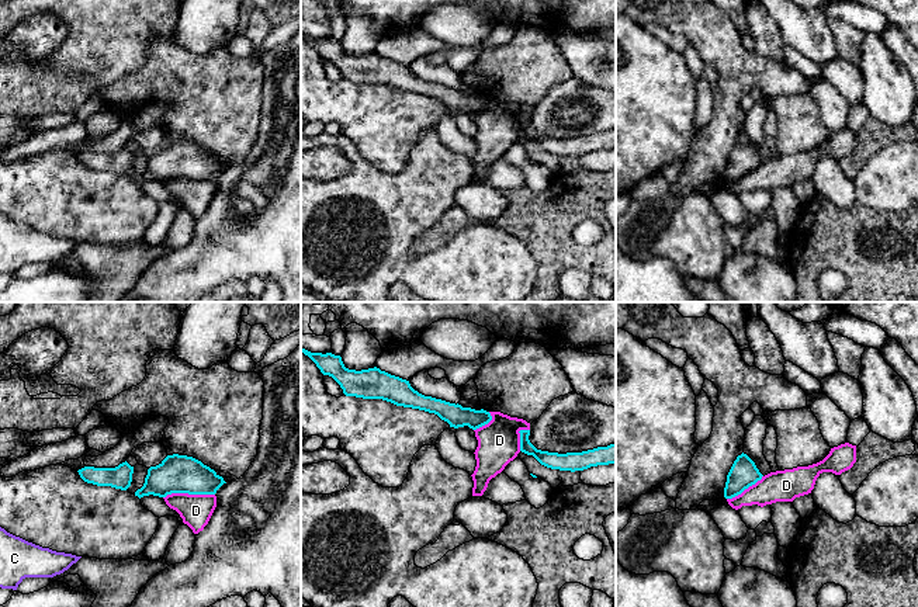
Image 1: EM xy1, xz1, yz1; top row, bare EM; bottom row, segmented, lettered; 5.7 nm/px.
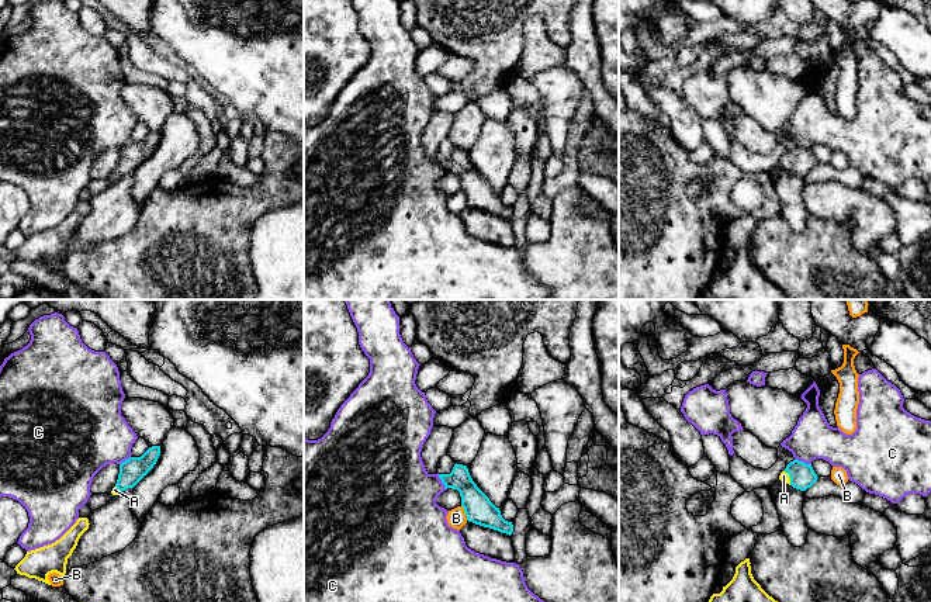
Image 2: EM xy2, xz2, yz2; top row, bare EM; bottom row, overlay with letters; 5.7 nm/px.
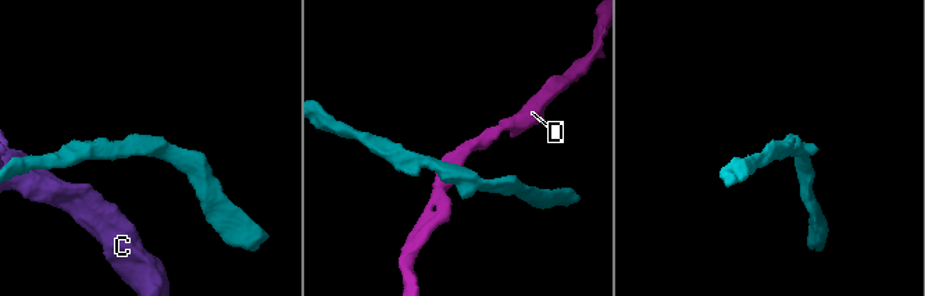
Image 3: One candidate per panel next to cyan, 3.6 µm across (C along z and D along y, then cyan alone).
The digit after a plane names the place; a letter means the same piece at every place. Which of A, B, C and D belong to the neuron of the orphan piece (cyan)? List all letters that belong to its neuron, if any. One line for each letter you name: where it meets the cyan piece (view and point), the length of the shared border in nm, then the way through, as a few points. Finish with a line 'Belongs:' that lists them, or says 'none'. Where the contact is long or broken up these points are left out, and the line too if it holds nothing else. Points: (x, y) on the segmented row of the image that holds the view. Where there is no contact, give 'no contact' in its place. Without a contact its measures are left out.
A: contact yz2 (789, 476); length 100 nm; way yz2 (802, 476), (789, 476), (784, 476)
Belongs: A

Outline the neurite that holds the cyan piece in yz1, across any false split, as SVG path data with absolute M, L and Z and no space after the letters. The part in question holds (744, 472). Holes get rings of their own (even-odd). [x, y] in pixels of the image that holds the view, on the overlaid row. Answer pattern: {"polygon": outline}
{"polygon": "M742 452L737 457L727 475L724 497L732 499L741 495L745 489L761 481L762 476L755 462Z"}

